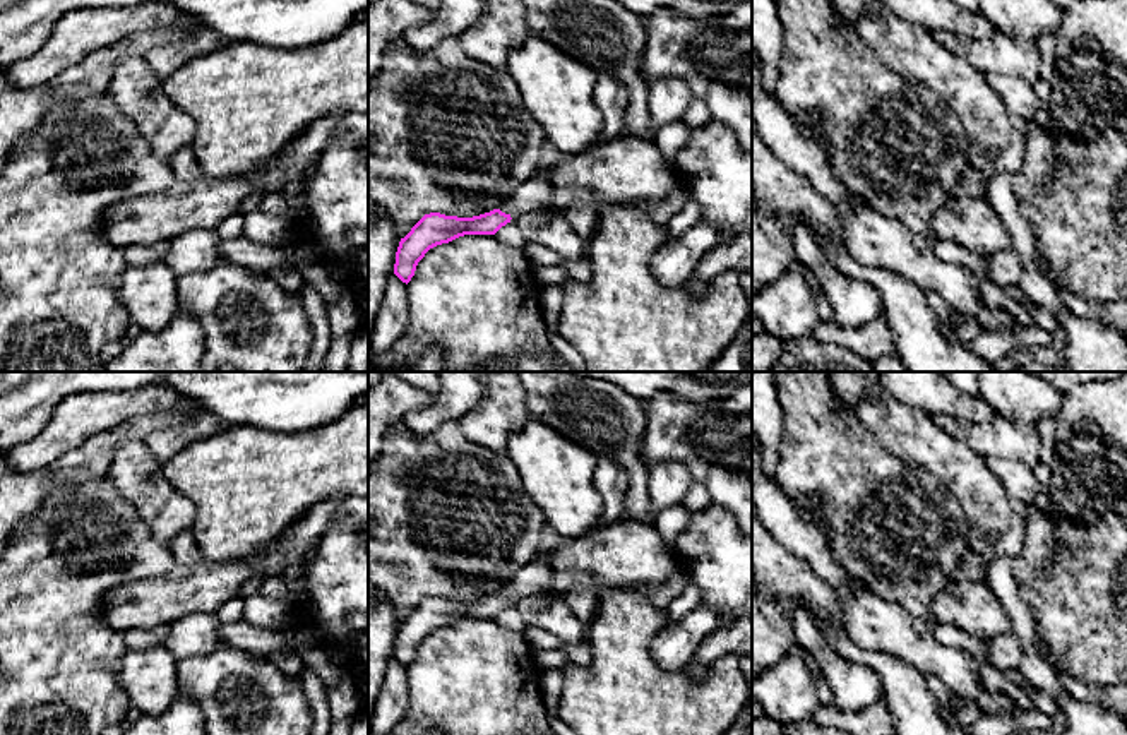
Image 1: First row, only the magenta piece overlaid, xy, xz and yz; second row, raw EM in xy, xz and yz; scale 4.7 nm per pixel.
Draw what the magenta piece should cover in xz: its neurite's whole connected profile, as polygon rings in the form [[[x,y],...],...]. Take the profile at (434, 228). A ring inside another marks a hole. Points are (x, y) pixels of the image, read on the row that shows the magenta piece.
[[[538,171],[500,209],[473,218],[445,216],[440,212],[425,214],[401,238],[396,252],[394,274],[408,284],[414,276],[418,262],[430,248],[464,235],[495,235],[507,223],[516,223],[521,214],[543,211],[553,195],[555,190],[545,173]]]

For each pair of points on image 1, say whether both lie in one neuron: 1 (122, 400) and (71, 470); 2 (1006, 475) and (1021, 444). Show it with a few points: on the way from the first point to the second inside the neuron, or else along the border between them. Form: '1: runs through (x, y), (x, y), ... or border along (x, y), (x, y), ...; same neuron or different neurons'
1: border along (88, 439), (67, 449), (53, 463); different neurons
2: border along (982, 456), (1019, 460), (1031, 470); different neurons

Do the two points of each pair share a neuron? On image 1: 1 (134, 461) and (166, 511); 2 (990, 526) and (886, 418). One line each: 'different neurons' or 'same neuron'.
1: same neuron
2: same neuron

